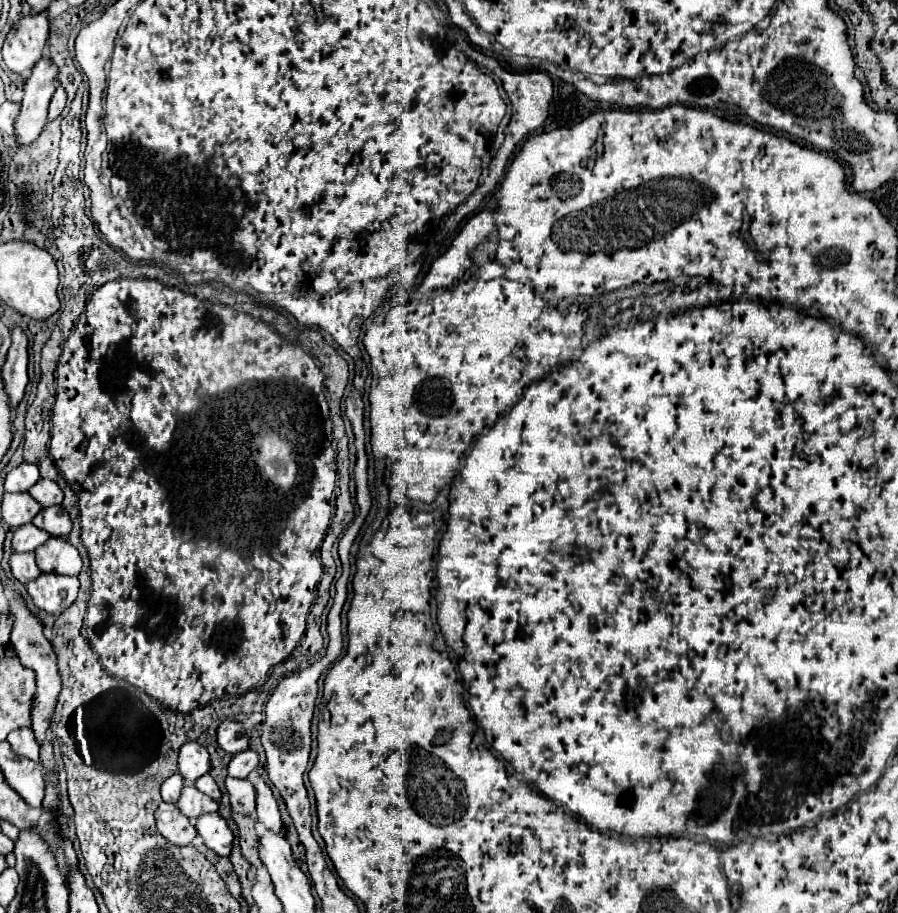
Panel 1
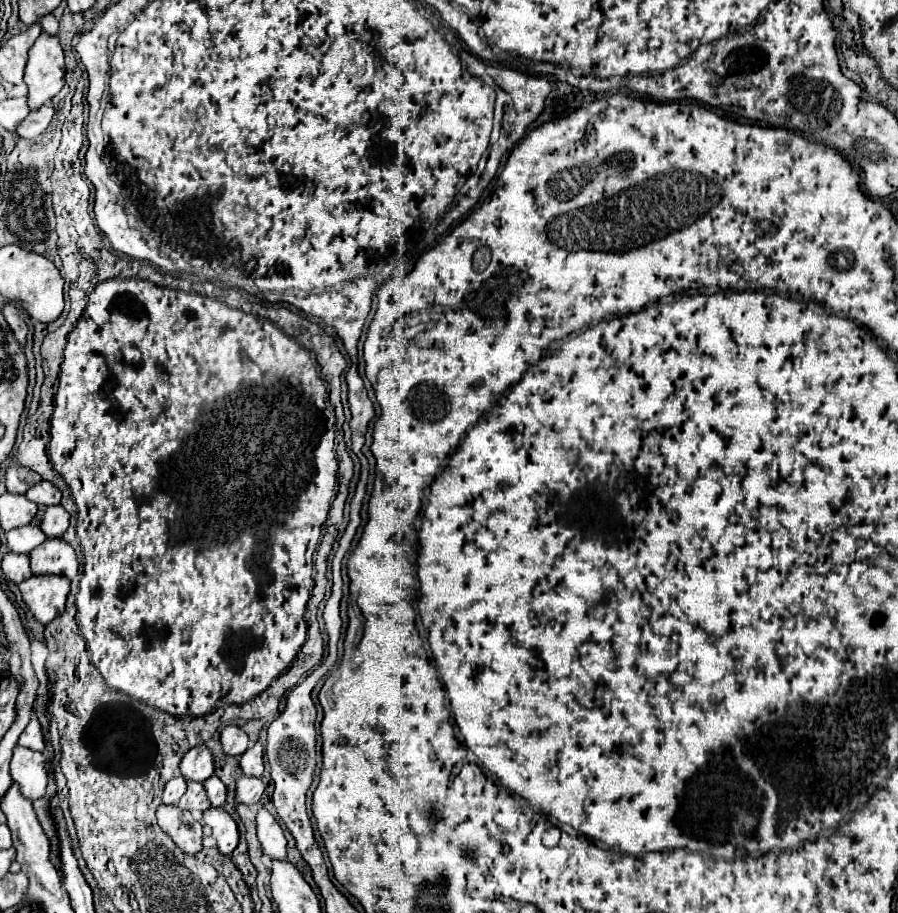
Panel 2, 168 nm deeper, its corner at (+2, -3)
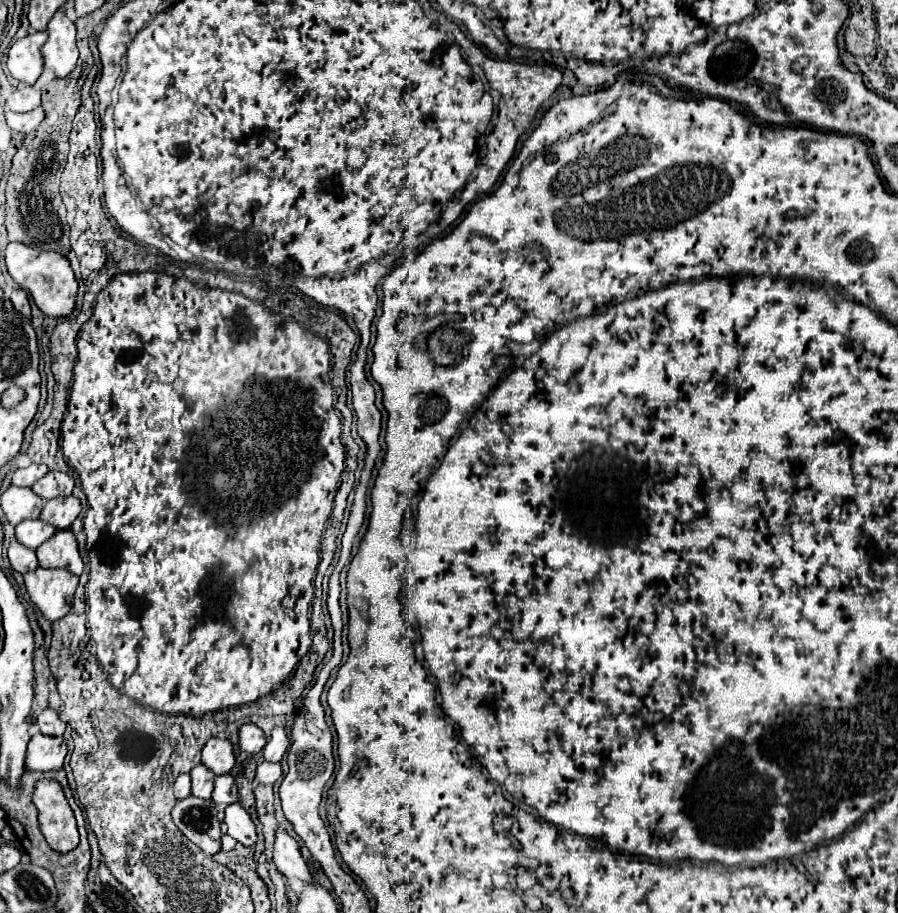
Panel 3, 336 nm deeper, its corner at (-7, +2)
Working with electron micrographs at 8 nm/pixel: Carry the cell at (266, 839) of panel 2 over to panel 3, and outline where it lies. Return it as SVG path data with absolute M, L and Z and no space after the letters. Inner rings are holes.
M277 830L275 848L273 848L273 862L275 862L277 870L287 878L295 878L303 884L317 882L299 852L299 844L285 830Z

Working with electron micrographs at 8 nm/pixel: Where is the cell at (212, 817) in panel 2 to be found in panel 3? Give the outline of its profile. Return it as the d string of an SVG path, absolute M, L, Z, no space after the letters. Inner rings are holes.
M239 802L227 806L225 810L225 824L229 826L229 834L239 840L243 846L255 846L257 842L257 828L247 810Z

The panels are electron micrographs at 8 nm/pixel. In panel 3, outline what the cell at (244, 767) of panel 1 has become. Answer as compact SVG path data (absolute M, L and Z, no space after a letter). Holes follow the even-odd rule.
M275 726L271 732L271 738L263 750L263 758L267 762L279 762L285 752L289 748L289 736L287 736L287 728L285 726Z

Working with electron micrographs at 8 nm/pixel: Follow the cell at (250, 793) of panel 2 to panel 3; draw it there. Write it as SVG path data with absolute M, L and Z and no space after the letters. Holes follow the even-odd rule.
M261 762L257 766L257 782L261 784L275 784L281 776L281 764L279 762Z

